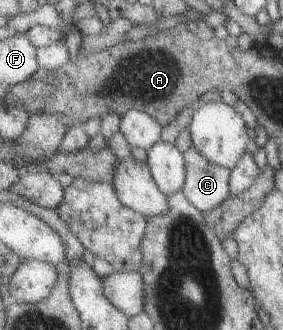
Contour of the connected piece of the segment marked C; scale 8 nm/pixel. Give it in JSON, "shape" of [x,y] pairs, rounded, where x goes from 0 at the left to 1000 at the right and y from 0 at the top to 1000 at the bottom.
{"shape":[[[693,445],[650,464],[661,518],[647,585],[714,642],[770,627],[813,597],[820,518],[735,488]]]}

